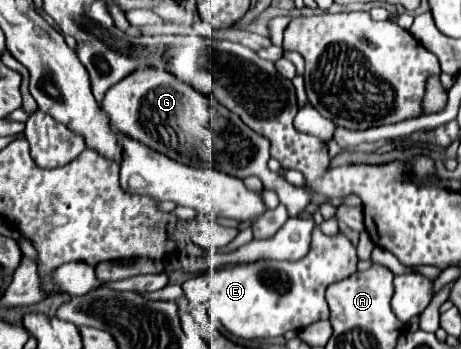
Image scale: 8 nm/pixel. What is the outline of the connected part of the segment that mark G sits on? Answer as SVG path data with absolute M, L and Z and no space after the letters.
M142 67L138 71L132 71L106 91L102 109L110 117L112 127L174 161L194 167L216 167L218 171L238 179L246 179L250 175L260 177L266 189L274 189L278 193L290 217L300 215L310 203L306 189L286 183L284 177L268 169L266 163L270 157L270 143L264 135L252 131L242 123L238 115L234 115L226 107L220 107L208 95L196 91L166 69Z

